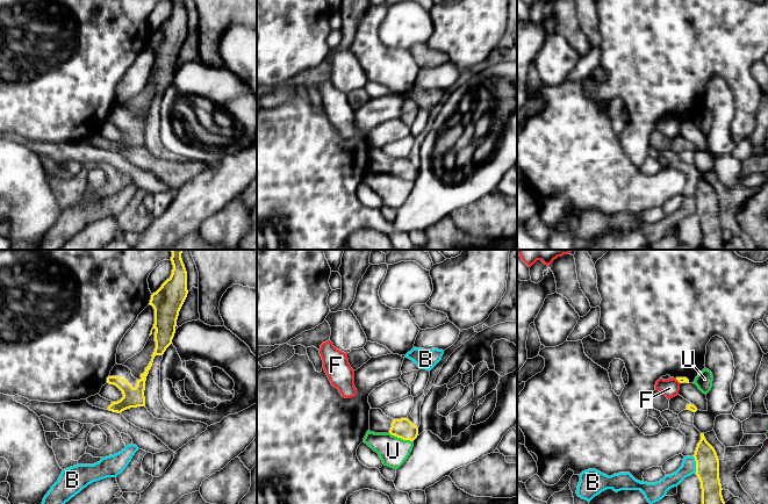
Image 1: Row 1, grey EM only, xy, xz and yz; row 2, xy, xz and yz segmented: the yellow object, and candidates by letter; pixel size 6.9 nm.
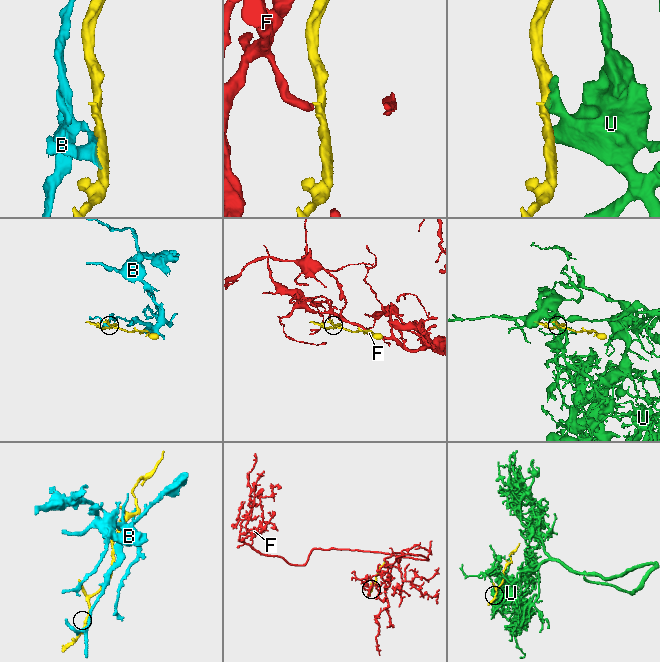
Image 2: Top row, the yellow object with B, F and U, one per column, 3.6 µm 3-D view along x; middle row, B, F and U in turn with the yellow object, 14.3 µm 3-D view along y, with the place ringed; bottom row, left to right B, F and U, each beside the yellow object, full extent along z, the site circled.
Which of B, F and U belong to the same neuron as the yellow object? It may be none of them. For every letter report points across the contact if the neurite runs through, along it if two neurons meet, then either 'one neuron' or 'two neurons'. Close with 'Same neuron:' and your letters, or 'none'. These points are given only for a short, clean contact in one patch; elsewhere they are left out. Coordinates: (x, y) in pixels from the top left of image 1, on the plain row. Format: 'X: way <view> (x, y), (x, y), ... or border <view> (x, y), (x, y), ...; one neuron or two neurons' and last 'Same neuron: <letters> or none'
B: two neurons
F: border yz (675, 119), (680, 123); two neurons
U: two neurons
Same neuron: none

